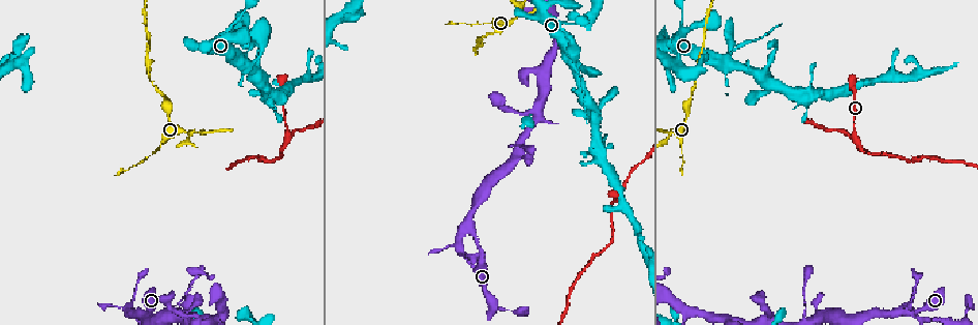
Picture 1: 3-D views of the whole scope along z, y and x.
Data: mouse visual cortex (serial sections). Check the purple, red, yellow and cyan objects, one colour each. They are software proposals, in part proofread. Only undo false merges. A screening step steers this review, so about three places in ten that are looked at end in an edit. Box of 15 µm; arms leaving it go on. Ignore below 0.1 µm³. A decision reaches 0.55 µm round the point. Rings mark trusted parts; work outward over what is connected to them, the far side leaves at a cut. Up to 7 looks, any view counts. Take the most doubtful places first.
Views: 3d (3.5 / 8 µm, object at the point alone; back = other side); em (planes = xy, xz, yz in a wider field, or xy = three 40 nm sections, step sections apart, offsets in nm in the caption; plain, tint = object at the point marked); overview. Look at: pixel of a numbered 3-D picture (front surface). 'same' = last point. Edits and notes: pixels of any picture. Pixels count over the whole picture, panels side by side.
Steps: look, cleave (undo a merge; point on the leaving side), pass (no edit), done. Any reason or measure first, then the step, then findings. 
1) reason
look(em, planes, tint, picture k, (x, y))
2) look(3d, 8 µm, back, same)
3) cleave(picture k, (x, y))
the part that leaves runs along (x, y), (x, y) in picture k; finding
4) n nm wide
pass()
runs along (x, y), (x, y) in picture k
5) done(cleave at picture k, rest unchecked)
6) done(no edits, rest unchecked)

sharp bend
look(3d, 8 µm, back, picture 1, (126, 309))

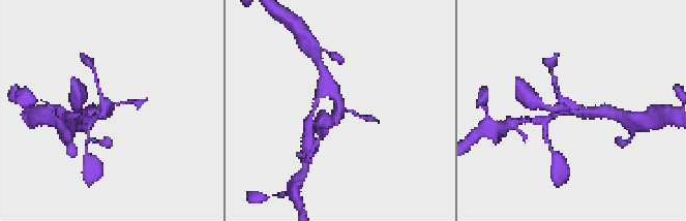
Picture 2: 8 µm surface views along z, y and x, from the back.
look(em, xy, step 3, tint, picture 2, (339, 110))

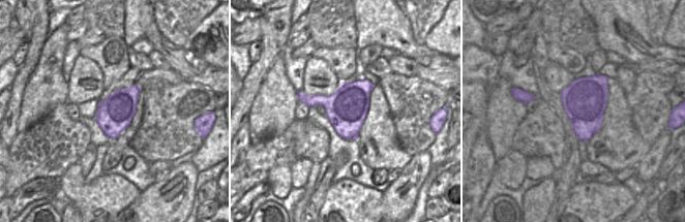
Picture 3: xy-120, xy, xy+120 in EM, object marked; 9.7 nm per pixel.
pass()
runs along (588, 112), (563, 105), (547, 118) in picture 2; one cell here

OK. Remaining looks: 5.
abrupt turn
look(3d, 3.5 µm, picture 1, (675, 133))

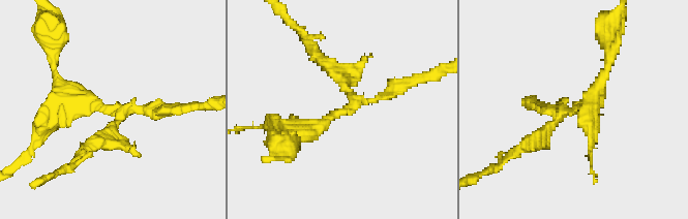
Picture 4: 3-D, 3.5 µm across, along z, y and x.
3 arms; arms of 200, 250, 300 nm; shape alone is not enough
look(em, planes, tint, picture 4, (126, 112))

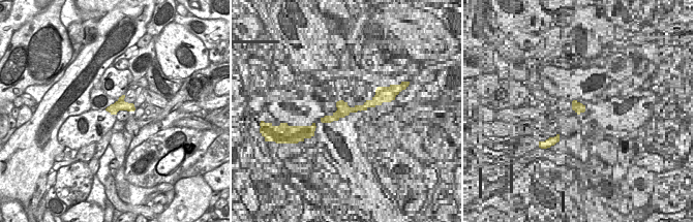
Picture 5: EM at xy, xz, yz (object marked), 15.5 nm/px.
cleave(picture 4, (332, 72))
the part that leaves runs along (350, 93), (339, 74), (305, 51) in picture 4; two cells meet here

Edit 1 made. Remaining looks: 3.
redraw
look(overview)

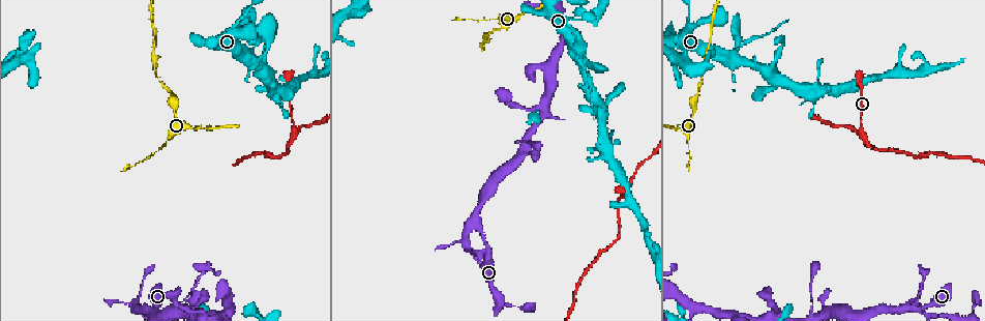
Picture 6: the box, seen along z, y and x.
two arms in line, one across
look(3d, 3.5 µm, picture 6, (229, 308))

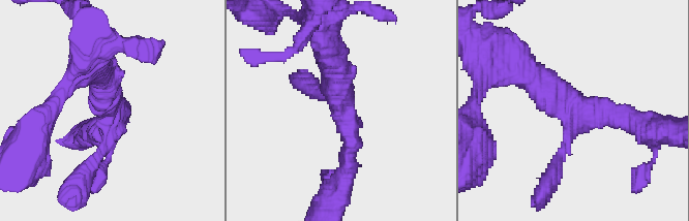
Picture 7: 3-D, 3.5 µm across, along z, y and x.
3 arms; arms of 100, 300, 450 nm; need the tissue
look(em, planes, tint, picture 7, (350, 122))

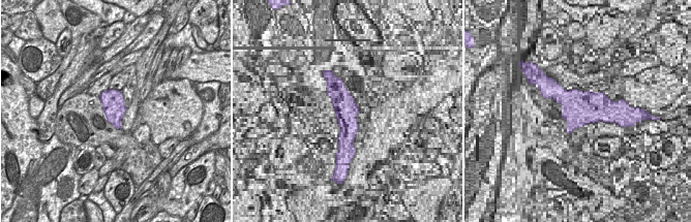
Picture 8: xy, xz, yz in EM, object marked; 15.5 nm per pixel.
pass()
runs along (640, 127), (564, 102), (527, 73) in picture 7; one cell here

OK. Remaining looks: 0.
done(cleave at picture 4, rest unchecked)

